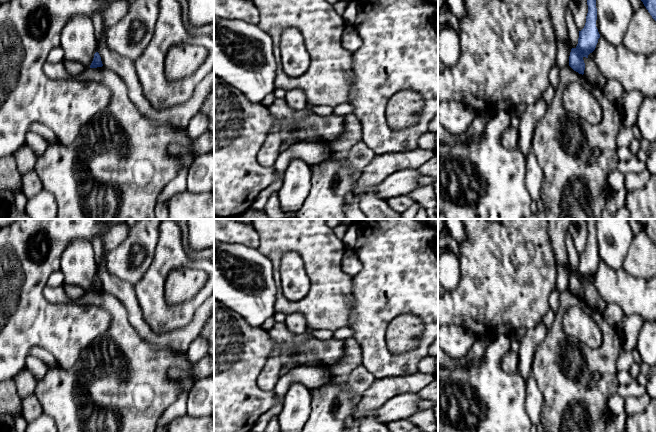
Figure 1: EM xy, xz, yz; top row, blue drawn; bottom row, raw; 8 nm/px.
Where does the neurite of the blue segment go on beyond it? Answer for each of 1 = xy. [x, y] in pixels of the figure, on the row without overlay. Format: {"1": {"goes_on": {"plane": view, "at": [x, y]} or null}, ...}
{"1": {"goes_on": null}}

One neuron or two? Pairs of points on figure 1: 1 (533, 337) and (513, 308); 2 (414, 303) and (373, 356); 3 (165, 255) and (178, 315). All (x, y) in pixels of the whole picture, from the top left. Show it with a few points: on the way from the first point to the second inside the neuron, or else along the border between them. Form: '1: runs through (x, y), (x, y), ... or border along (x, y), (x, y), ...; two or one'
1: border along (541, 321), (527, 329); two
2: runs through (397, 304), (373, 328), (373, 339); one
3: runs through (158, 271), (157, 299), (162, 304); one

